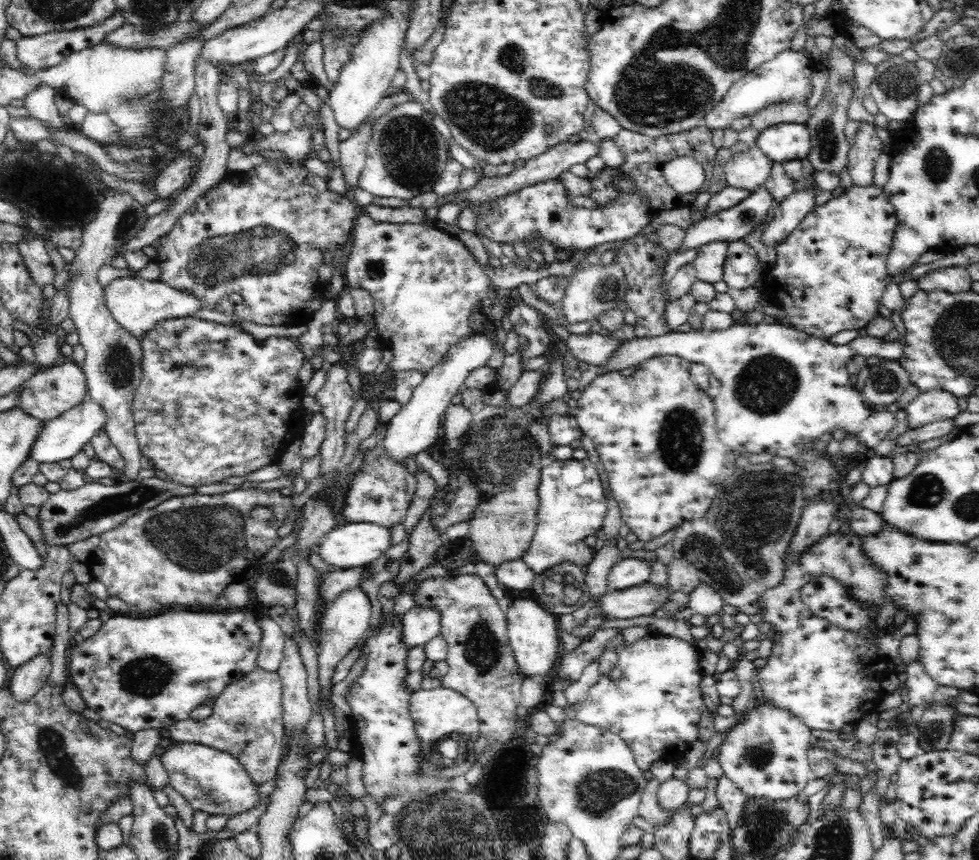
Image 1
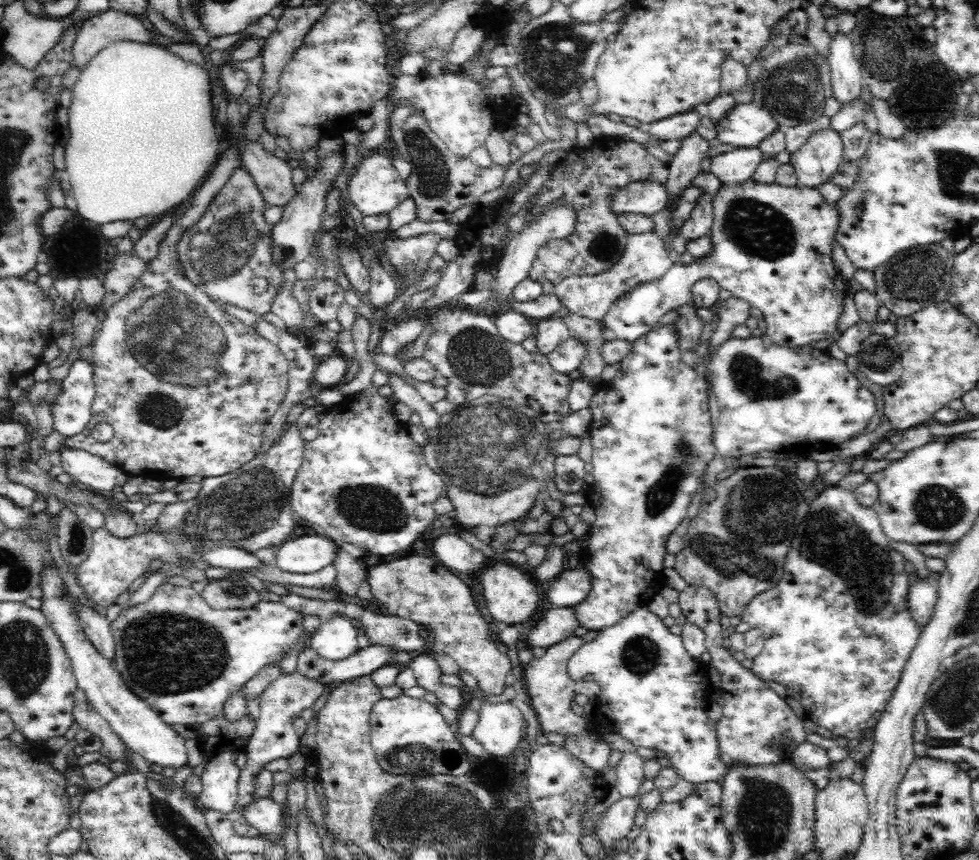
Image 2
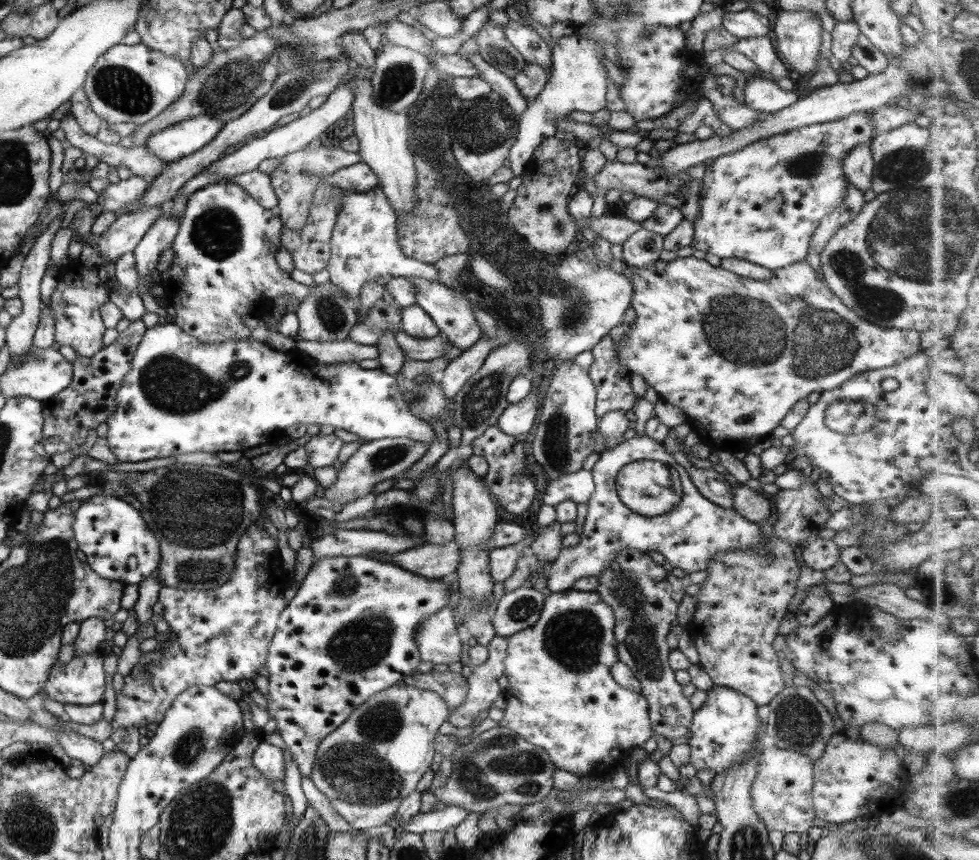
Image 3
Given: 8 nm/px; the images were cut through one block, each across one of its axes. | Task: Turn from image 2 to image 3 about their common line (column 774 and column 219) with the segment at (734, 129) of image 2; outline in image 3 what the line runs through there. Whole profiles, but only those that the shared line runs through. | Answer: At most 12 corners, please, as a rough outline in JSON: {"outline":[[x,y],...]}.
{"outline":[[200,114],[154,132],[144,147],[173,162],[204,147],[223,122]]}

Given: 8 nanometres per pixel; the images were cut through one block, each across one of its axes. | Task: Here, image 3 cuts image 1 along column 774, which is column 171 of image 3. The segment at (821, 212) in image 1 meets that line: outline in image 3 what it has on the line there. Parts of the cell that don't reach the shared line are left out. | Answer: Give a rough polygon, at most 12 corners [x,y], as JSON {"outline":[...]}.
{"outline":[[234,182],[186,197],[160,273],[174,325],[247,339],[311,286],[275,263],[282,227]]}

